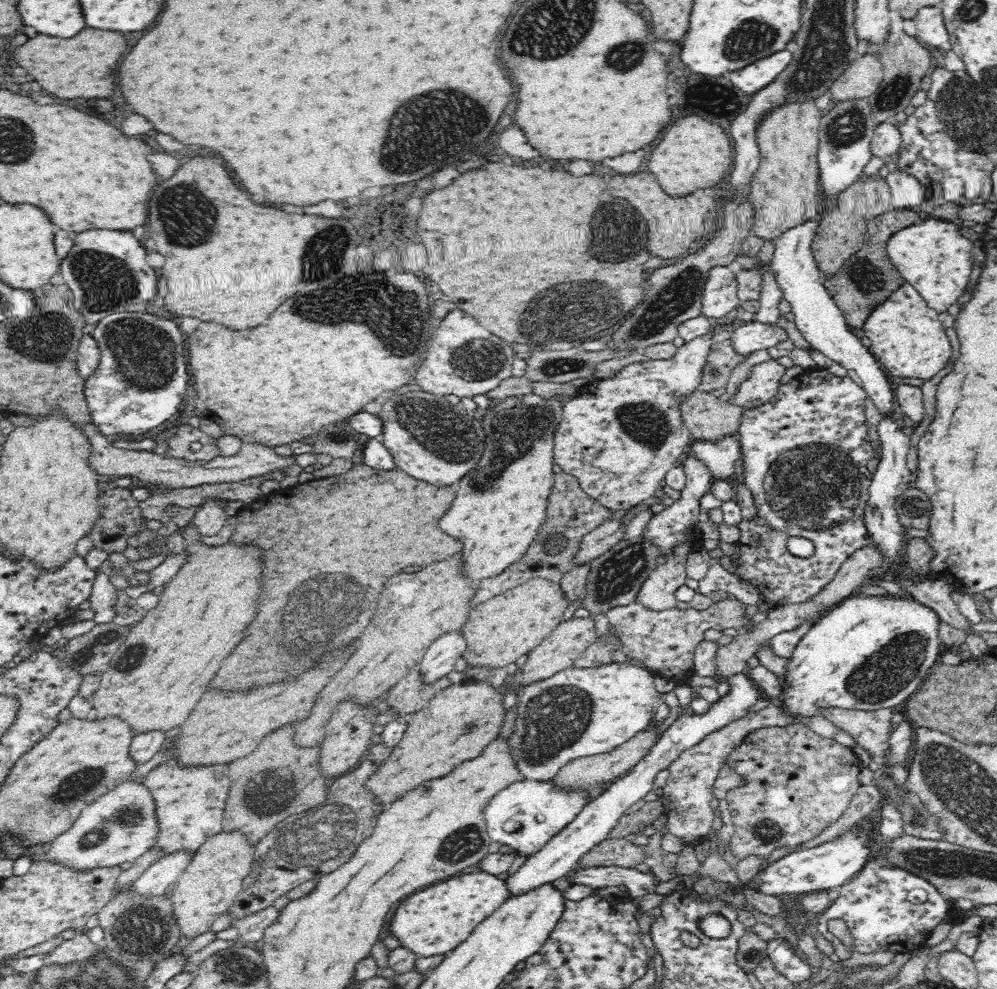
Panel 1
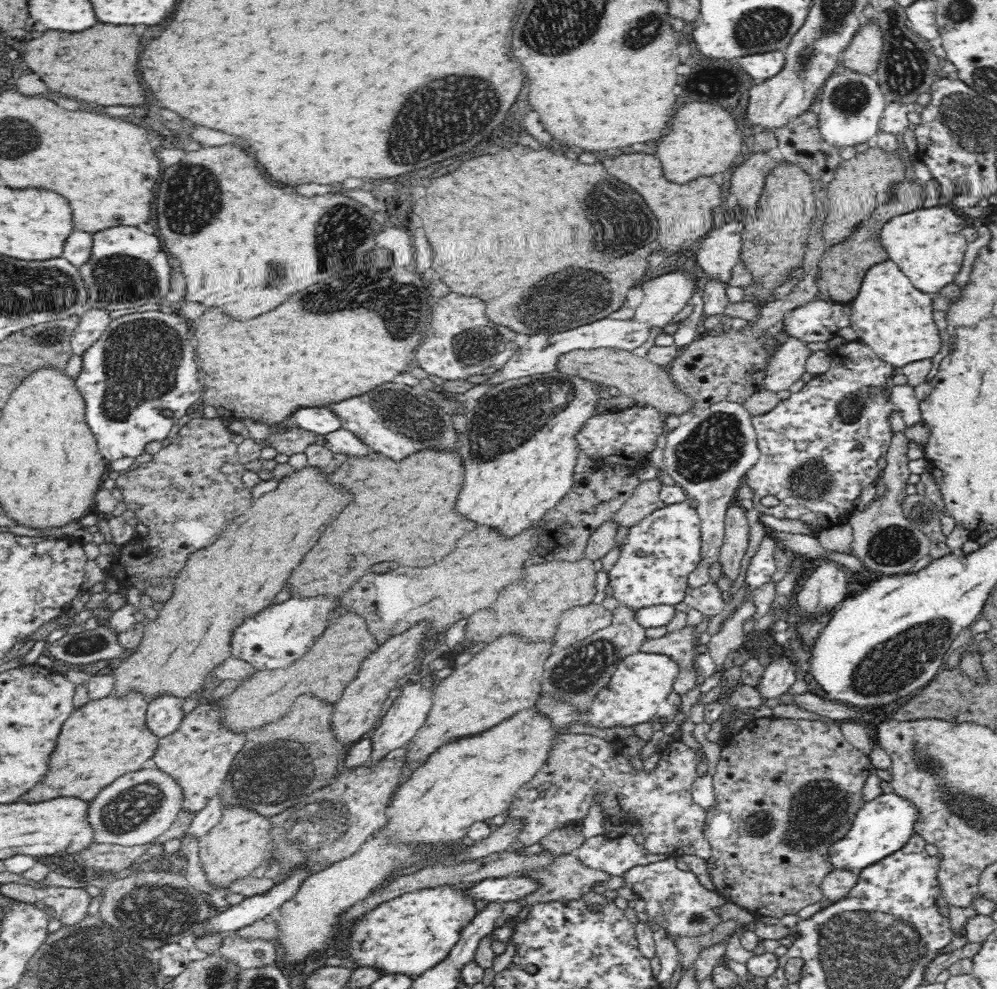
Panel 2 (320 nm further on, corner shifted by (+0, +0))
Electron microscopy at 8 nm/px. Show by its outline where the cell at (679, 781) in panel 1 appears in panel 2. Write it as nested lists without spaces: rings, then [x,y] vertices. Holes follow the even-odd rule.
[[[558,733],[550,744],[549,753],[537,773],[515,794],[511,806],[507,809],[510,817],[526,819],[527,826],[518,840],[524,847],[540,844],[552,831],[572,826],[583,820],[594,798],[601,794],[602,814],[610,818],[618,818],[623,822],[639,822],[645,838],[644,846],[653,854],[662,854],[676,858],[683,855],[696,855],[704,860],[712,857],[711,842],[705,835],[708,826],[707,810],[695,802],[693,785],[698,778],[698,754],[681,740],[670,741],[661,749],[659,763],[652,772],[644,769],[636,770],[628,757],[622,754],[622,746],[618,742],[605,741],[590,734]]]

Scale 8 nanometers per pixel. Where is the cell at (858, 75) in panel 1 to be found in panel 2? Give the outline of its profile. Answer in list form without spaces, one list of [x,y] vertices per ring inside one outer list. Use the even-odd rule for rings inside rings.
[[[863,21],[852,42],[841,55],[841,68],[858,74],[873,76],[883,50],[883,38],[875,21]]]

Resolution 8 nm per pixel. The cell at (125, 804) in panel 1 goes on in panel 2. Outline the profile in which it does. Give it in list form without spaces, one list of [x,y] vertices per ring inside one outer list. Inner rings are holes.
[[[138,770],[134,774],[124,774],[120,780],[112,782],[96,794],[88,804],[86,822],[94,831],[92,841],[98,845],[120,847],[146,846],[158,842],[181,812],[181,790],[179,786],[161,770]]]

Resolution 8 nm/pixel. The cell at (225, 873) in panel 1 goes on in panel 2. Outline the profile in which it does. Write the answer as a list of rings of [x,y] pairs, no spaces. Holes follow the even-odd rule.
[[[237,806],[224,809],[218,825],[199,842],[200,865],[209,886],[224,890],[236,880],[252,876],[269,856],[271,828],[270,819],[251,810]]]

